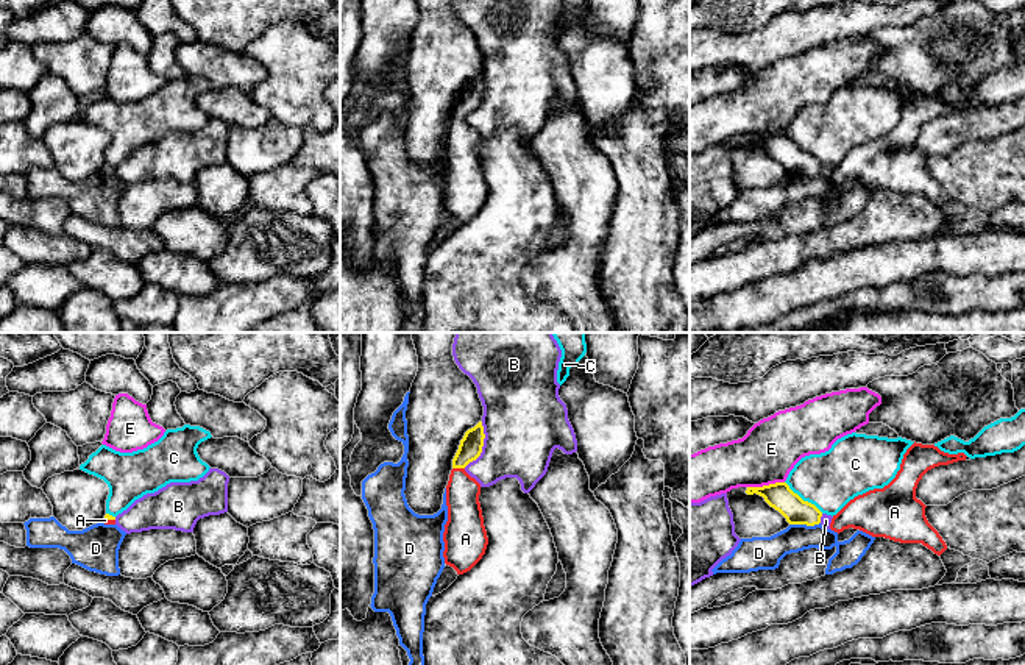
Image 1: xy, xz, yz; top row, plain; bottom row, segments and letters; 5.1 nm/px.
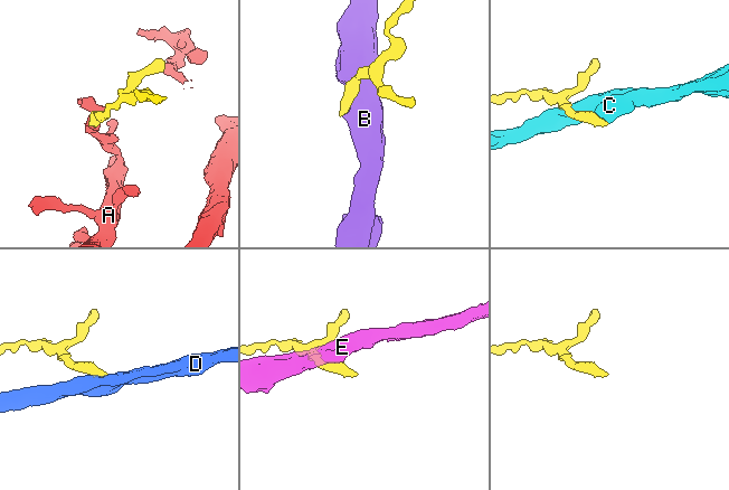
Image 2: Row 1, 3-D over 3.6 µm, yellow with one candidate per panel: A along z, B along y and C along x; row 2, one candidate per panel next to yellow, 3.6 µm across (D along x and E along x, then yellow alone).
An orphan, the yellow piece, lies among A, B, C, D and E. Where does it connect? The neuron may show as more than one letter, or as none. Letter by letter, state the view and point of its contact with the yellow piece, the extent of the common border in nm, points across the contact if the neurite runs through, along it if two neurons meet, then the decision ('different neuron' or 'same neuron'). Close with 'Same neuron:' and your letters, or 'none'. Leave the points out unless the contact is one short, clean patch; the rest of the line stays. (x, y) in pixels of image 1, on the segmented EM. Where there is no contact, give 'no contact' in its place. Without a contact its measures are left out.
A: contact xz (459, 467); length 60 nm; way xz (470, 448), (459, 467), (462, 492); same neuron
B: contact xz (482, 445); length 260 nm; different neuron
C: contact yz (802, 500); length 260 nm; different neuron
D: contact yz (804, 523); length 160 nm; border yz (819, 522), (813, 525), (790, 525); different neuron
E: contact yz (765, 486); length 190 nm; different neuron
Same neuron: A

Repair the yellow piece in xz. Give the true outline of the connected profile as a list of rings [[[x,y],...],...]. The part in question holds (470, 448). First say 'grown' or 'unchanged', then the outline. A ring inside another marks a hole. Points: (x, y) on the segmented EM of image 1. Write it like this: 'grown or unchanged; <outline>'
grown; [[[482,421],[465,432],[446,485],[448,521],[443,532],[443,557],[457,574],[470,571],[488,545],[479,503],[481,484],[465,471],[465,467],[481,456],[484,439]]]

